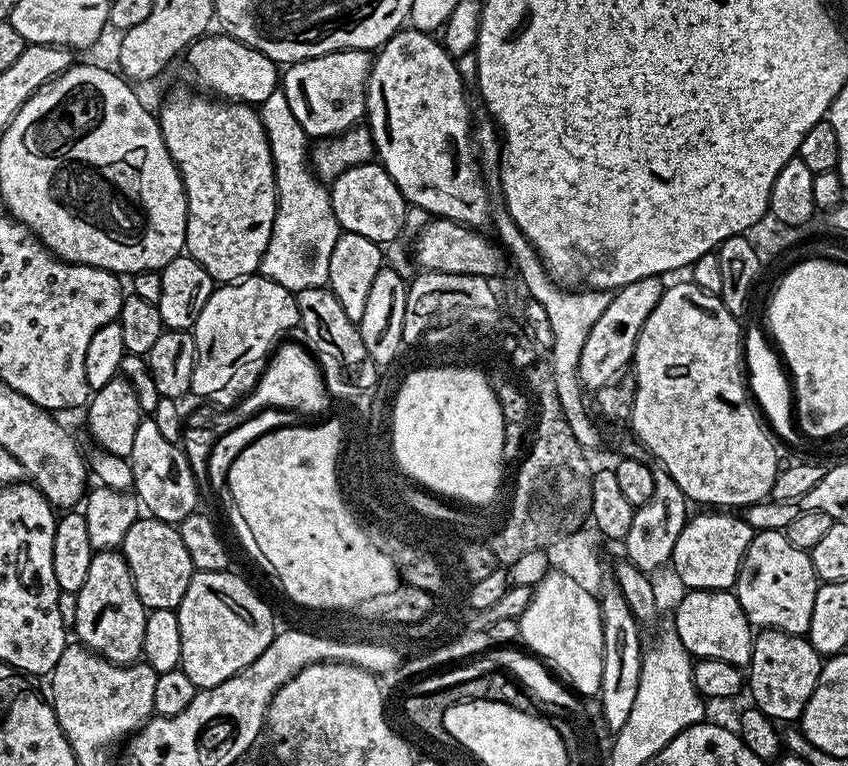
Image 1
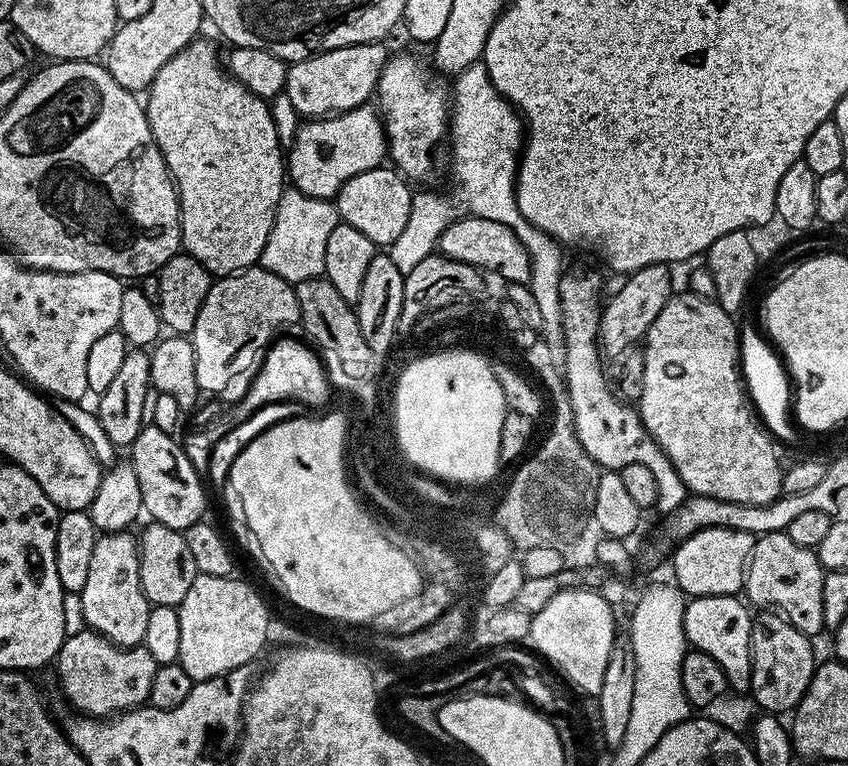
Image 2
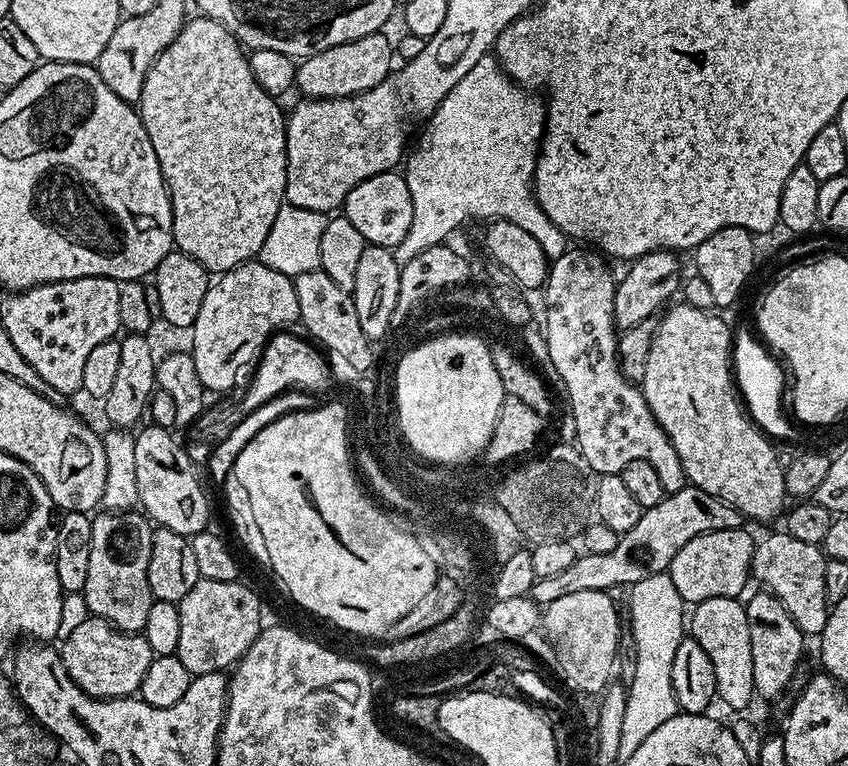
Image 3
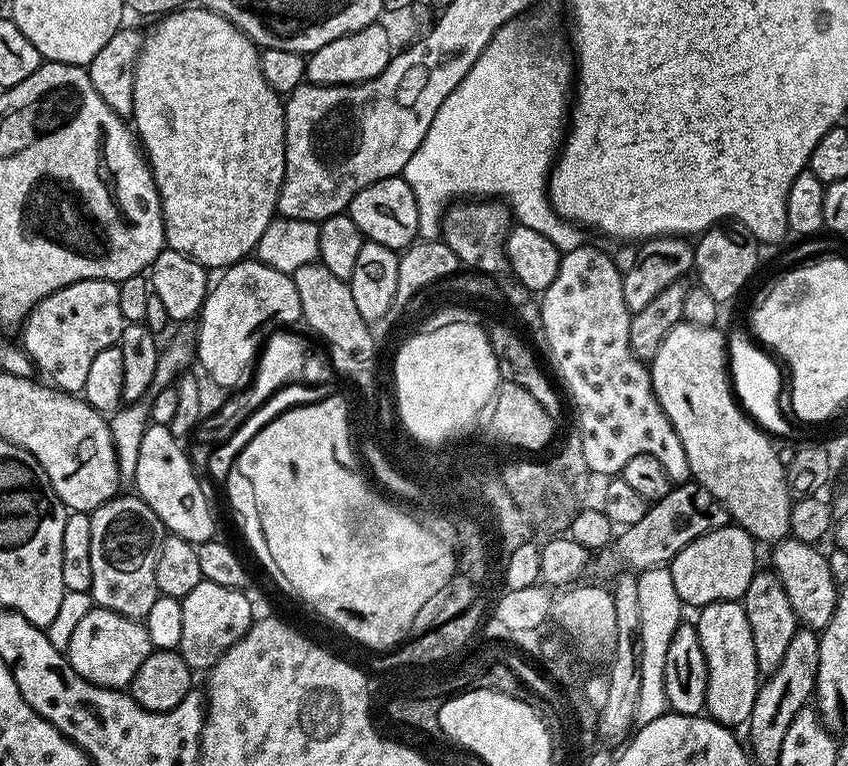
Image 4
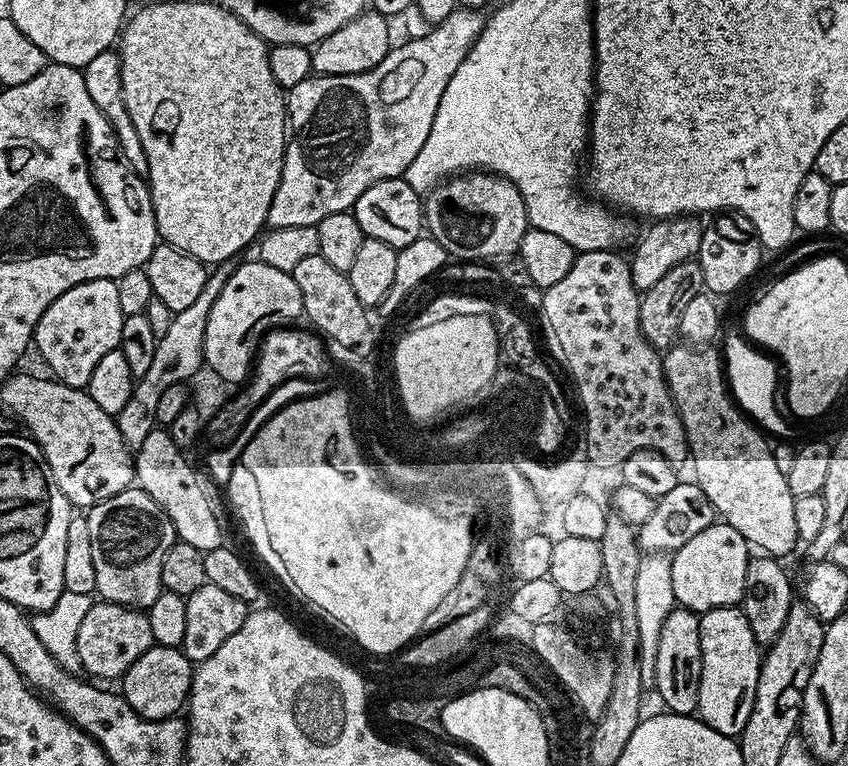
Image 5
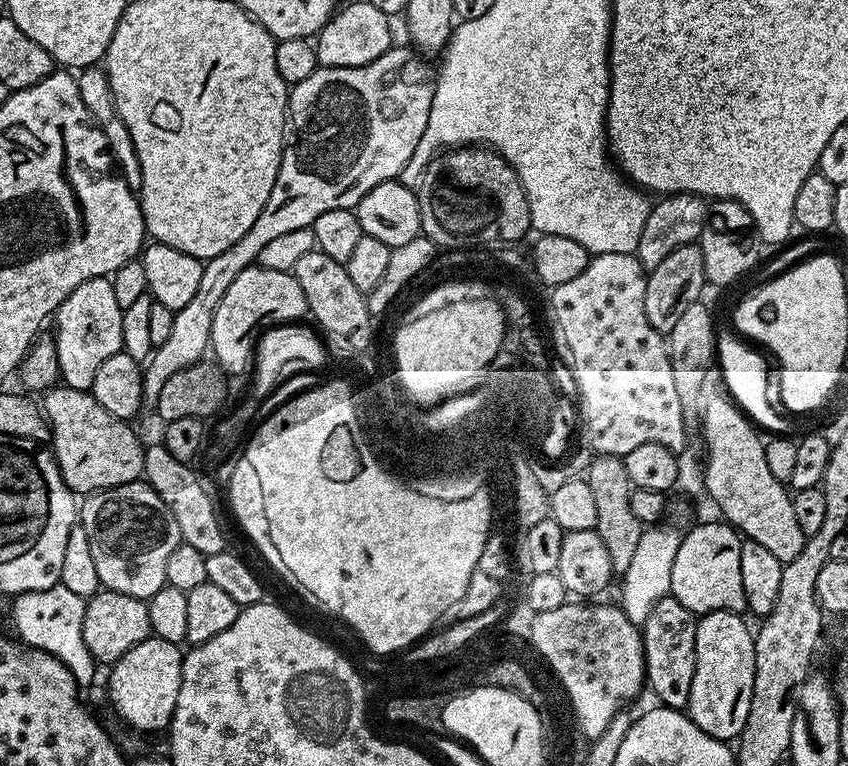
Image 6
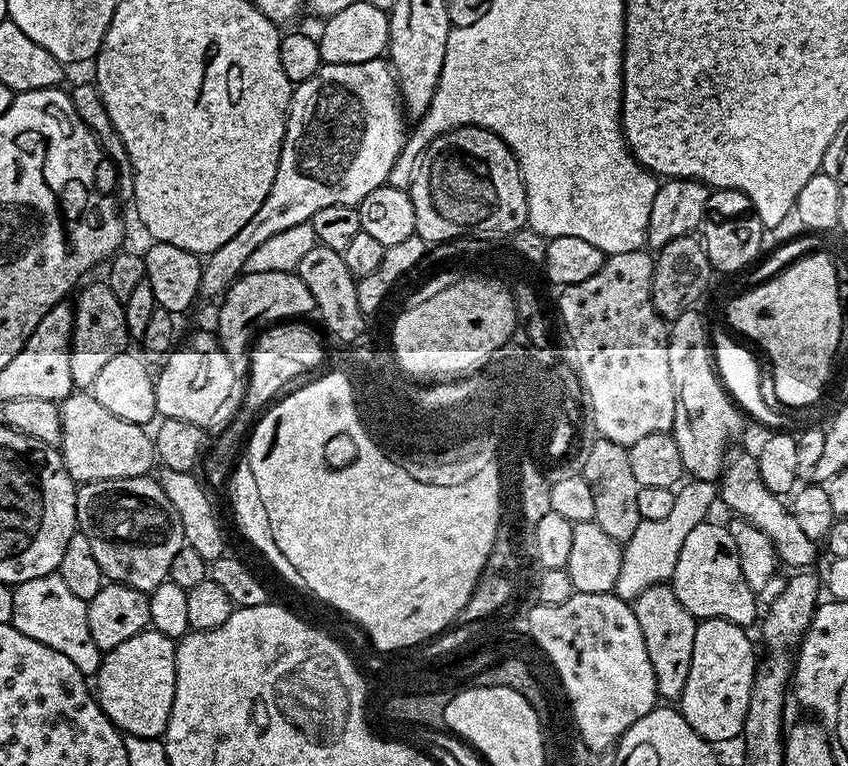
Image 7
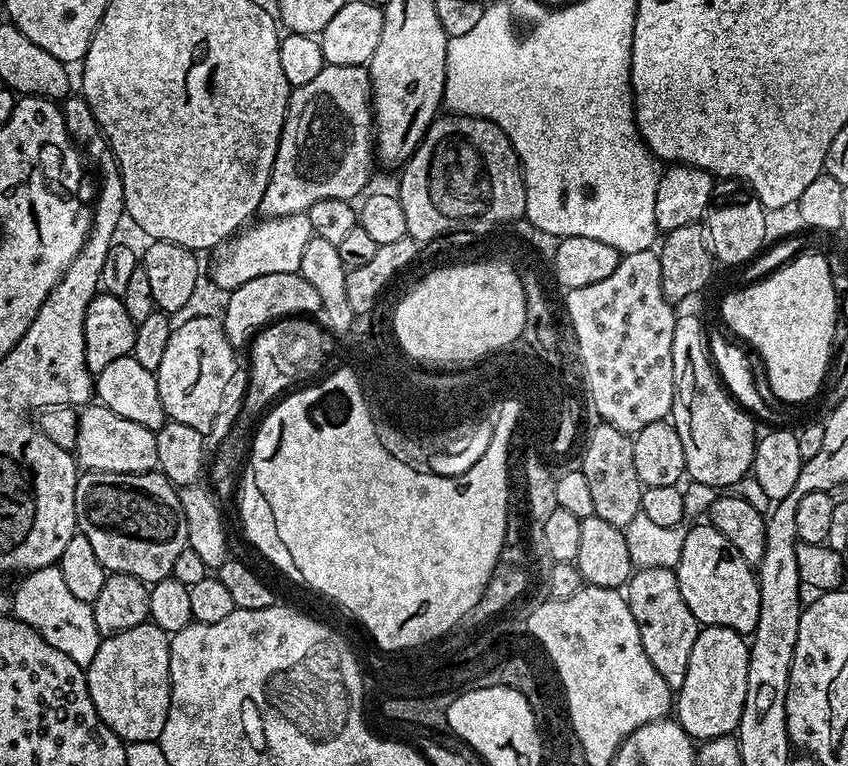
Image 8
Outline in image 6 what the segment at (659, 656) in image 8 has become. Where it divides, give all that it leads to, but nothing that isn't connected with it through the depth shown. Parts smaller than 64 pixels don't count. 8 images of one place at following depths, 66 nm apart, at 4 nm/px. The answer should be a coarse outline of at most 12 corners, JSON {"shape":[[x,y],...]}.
{"shape":[[671,594],[642,625],[647,687],[687,709],[697,617]]}

